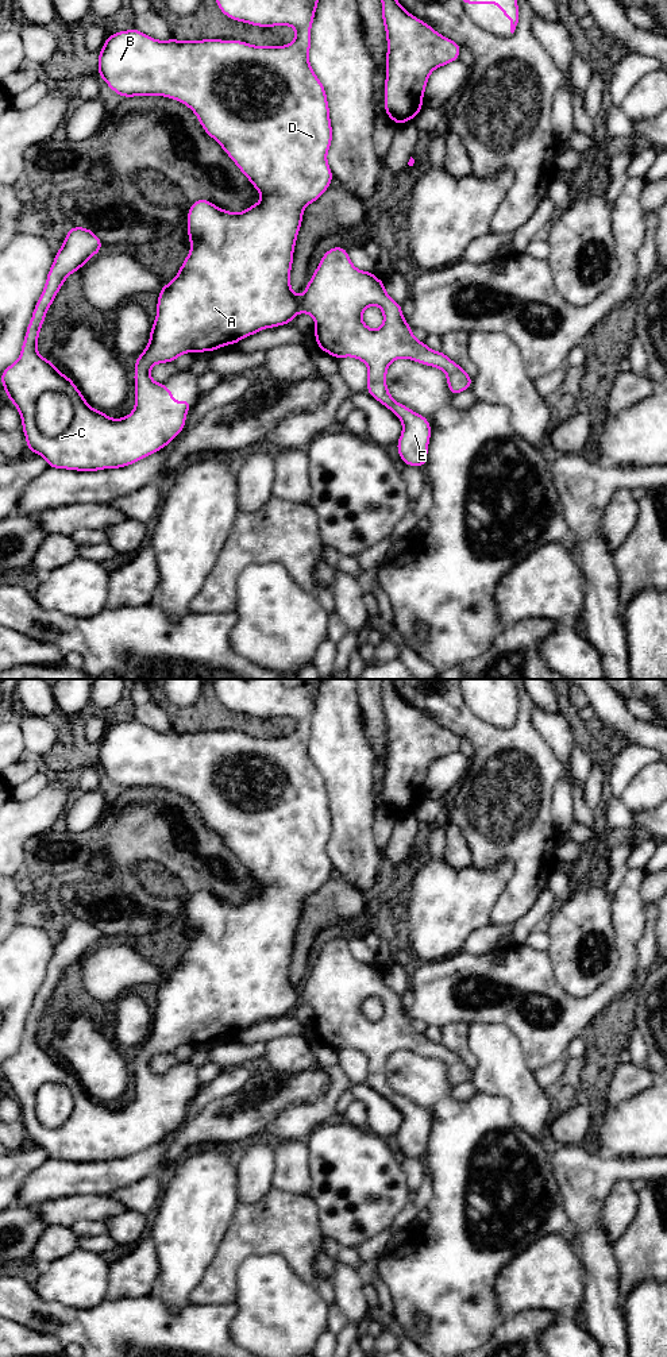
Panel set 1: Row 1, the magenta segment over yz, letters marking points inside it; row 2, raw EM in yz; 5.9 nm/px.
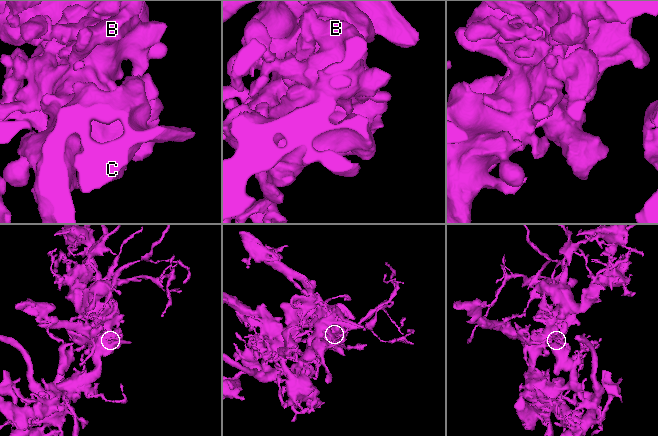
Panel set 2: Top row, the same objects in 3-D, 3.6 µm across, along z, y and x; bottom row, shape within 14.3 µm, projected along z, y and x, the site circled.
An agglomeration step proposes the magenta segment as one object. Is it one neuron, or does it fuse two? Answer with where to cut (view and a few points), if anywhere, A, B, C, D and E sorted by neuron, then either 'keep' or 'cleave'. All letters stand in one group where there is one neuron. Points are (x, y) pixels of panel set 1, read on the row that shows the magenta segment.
no cut | A B C D E | keep

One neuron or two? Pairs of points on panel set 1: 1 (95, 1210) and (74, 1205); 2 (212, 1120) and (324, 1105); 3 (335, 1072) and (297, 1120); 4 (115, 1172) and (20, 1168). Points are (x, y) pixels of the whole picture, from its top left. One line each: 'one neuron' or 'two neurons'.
1: one neuron
2: two neurons
3: one neuron
4: two neurons

